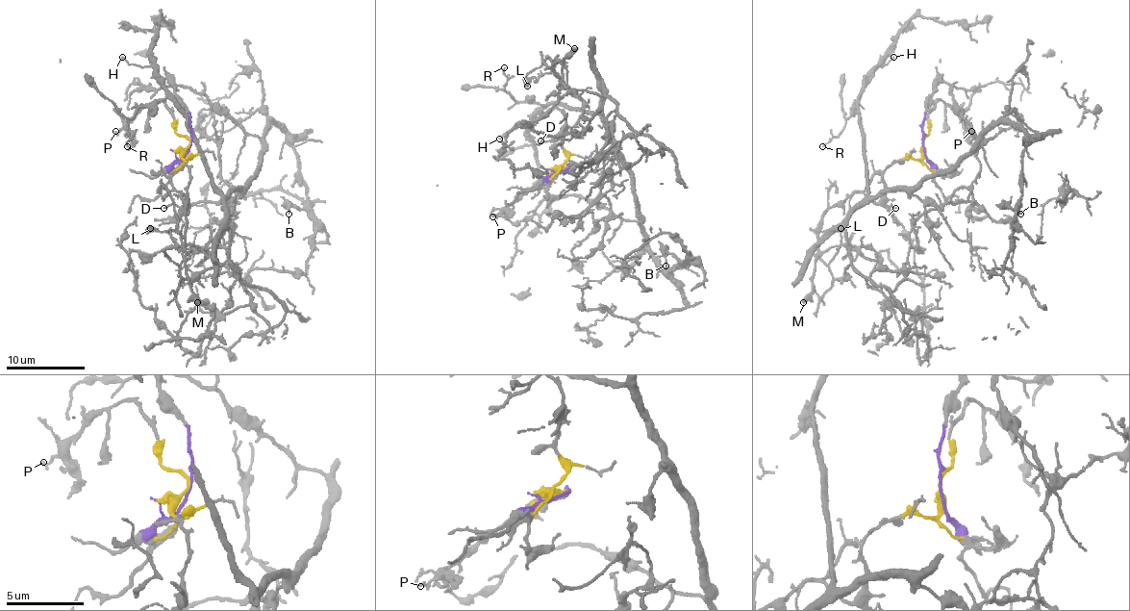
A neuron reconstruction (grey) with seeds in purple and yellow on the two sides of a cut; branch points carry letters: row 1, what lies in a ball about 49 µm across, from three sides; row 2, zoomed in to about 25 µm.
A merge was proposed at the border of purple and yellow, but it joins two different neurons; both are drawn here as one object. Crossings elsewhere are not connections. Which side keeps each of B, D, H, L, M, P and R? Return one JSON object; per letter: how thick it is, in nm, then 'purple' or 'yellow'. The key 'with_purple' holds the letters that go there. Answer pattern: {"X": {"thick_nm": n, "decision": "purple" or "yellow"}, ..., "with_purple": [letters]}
{"B": {"thick_nm": 120, "decision": "purple"}, "D": {"thick_nm": 110, "decision": "yellow"}, "H": {"thick_nm": 100, "decision": "purple"}, "L": {"thick_nm": 340, "decision": "yellow"}, "M": {"thick_nm": 440, "decision": "yellow"}, "P": {"thick_nm": 190, "decision": "yellow"}, "R": {"thick_nm": 110, "decision": "purple"}, "with_purple": ["B", "H", "R"]}

